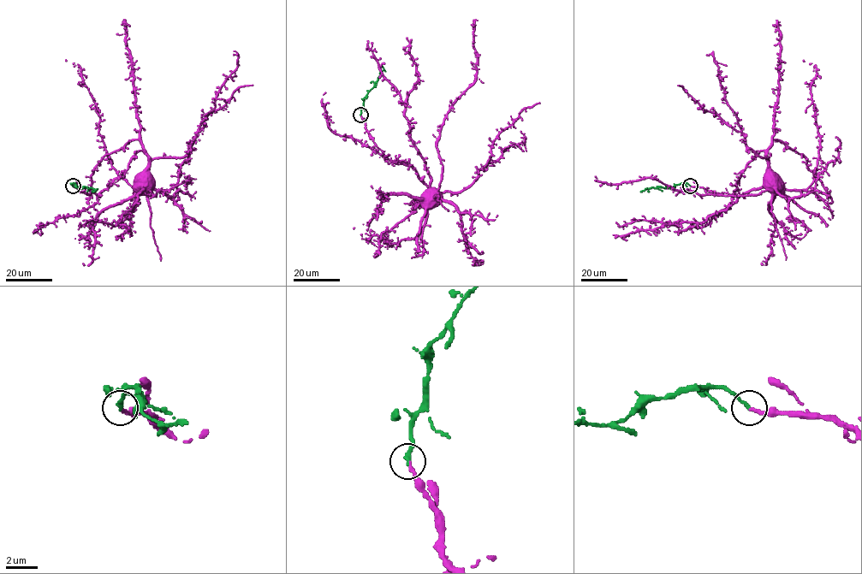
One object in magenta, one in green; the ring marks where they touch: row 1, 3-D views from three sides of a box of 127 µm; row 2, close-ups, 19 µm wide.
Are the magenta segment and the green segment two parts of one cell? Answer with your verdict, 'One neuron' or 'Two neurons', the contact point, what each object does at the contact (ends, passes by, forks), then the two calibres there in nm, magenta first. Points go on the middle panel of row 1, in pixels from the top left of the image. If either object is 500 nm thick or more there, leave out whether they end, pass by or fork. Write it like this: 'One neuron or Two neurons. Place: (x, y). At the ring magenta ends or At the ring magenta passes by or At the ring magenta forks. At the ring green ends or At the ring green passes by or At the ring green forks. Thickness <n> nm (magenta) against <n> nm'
One neuron. Place: (360, 115). At the ring magenta ends. At the ring green ends. Thickness 240 nm (magenta) against 280 nm

